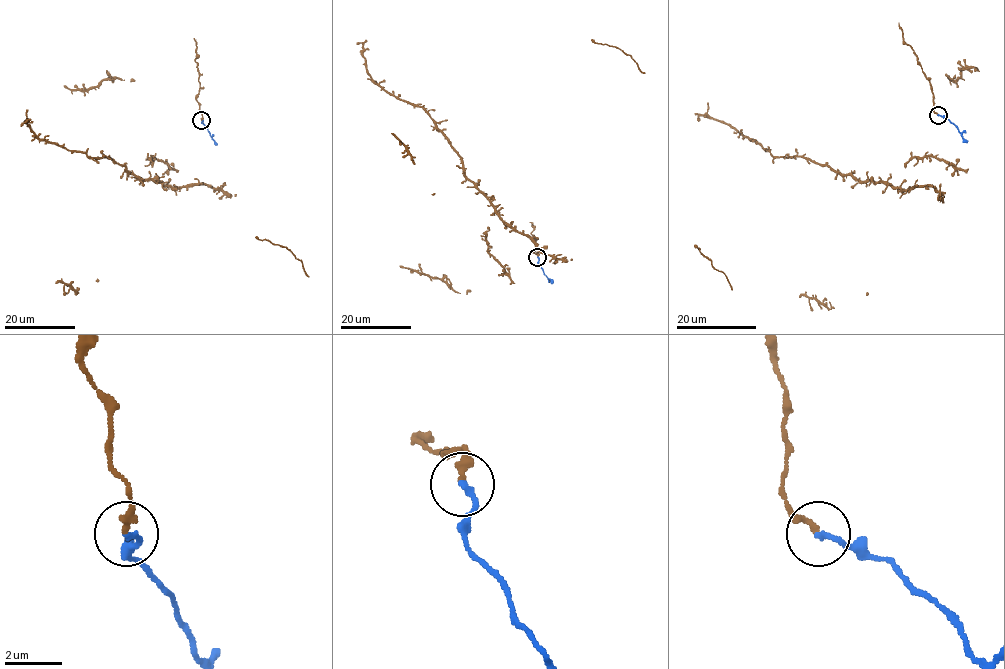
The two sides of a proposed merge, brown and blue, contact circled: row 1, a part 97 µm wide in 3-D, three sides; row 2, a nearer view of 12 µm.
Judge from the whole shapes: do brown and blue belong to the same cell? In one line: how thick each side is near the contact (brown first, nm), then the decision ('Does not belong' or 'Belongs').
Thickness 200 nm (brown) against 200 nm. Belongs

